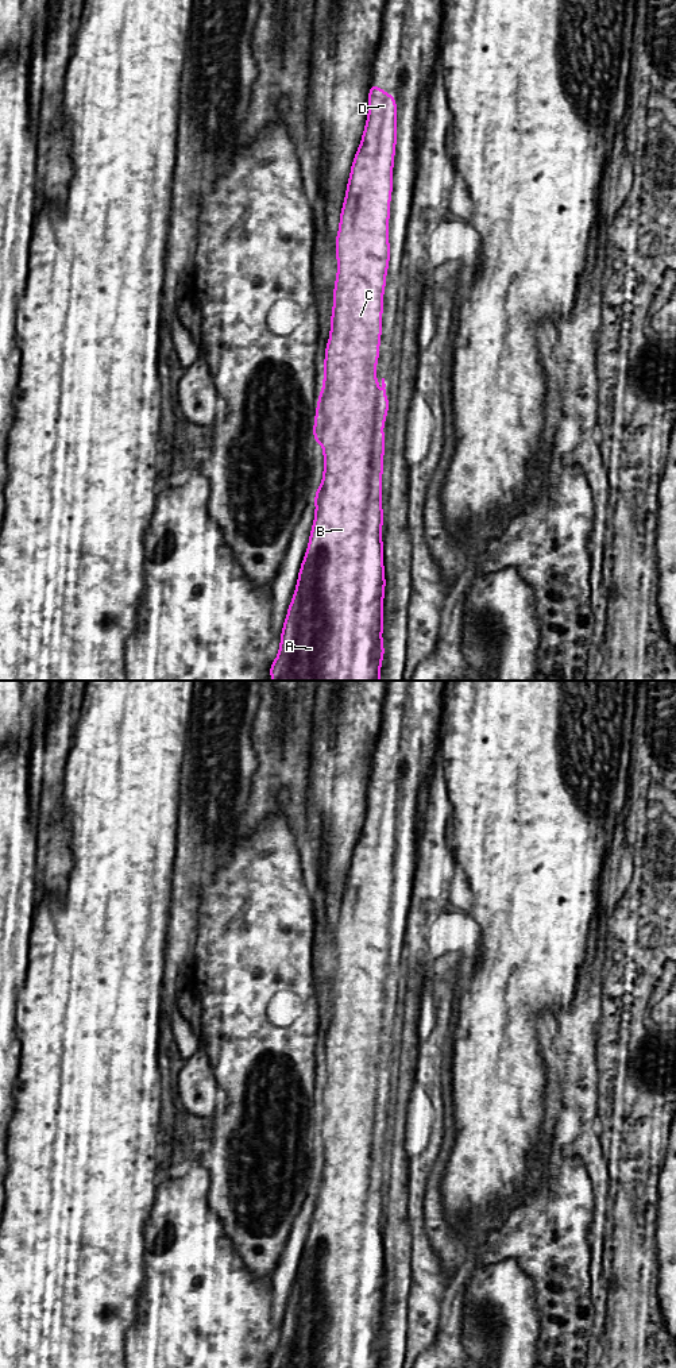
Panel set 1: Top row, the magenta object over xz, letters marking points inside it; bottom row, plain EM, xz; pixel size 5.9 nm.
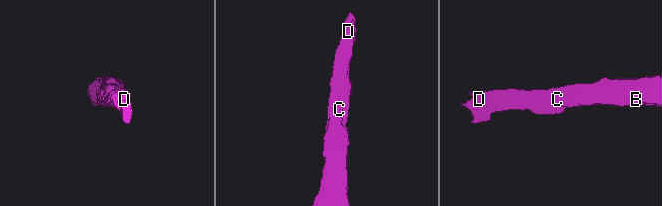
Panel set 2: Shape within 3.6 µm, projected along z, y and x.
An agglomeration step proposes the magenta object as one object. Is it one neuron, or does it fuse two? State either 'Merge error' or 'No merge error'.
No merge error

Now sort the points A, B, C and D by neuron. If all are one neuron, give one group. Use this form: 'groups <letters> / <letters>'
groups A B C D

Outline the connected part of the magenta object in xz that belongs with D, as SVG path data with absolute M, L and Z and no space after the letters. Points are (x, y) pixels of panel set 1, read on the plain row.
M370 775L366 820L354 849L336 929L337 968L324 1078L313 1130L324 1140L324 1168L314 1184L316 1206L270 1368L381 1368L385 1346L383 1236L381 1195L383 1118L389 1102L385 1070L376 1091L375 1059L389 959L389 909L397 833L397 793Z

